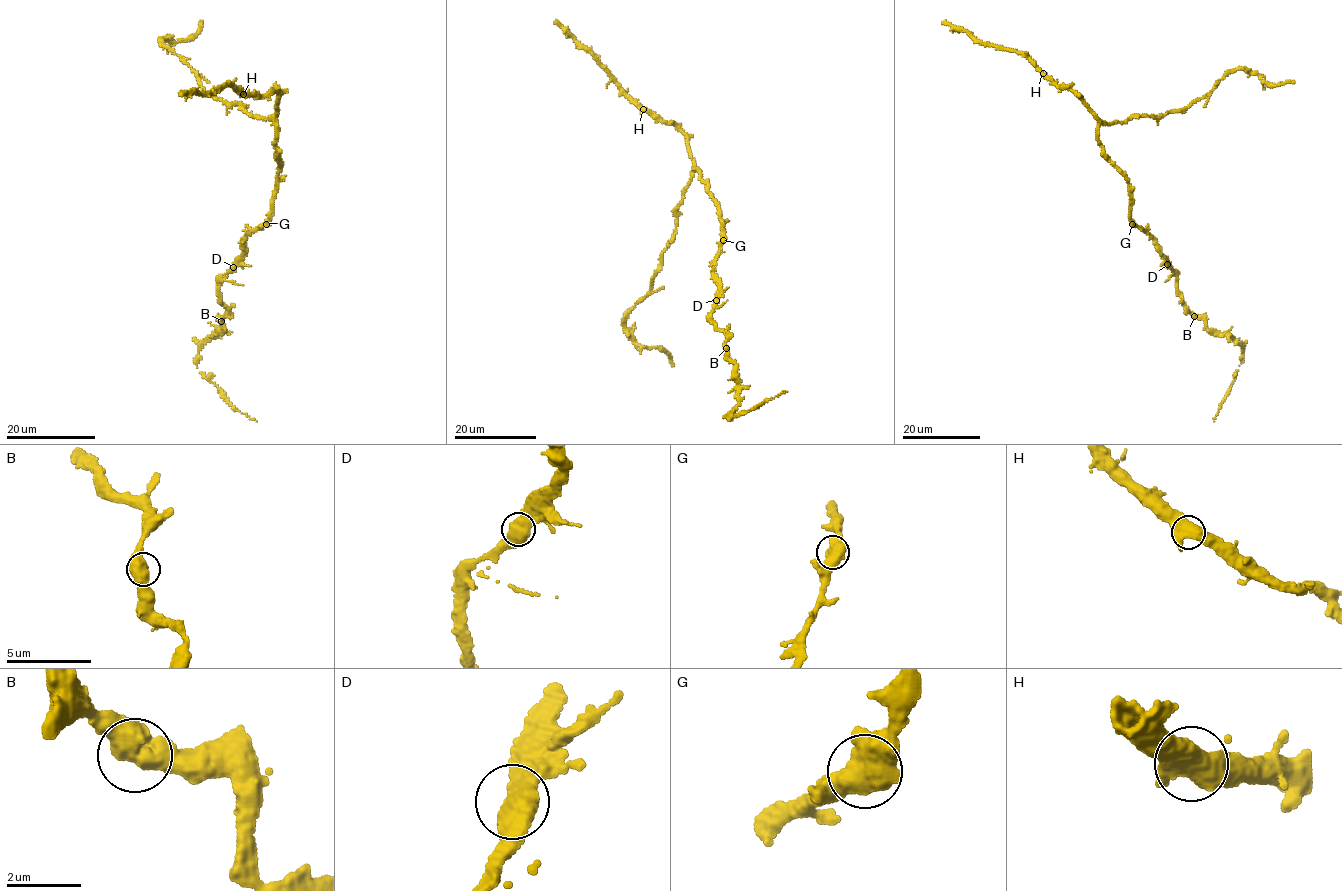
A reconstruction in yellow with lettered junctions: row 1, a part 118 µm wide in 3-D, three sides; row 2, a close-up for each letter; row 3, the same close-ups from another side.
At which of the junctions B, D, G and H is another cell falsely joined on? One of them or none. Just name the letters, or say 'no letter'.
no letter

